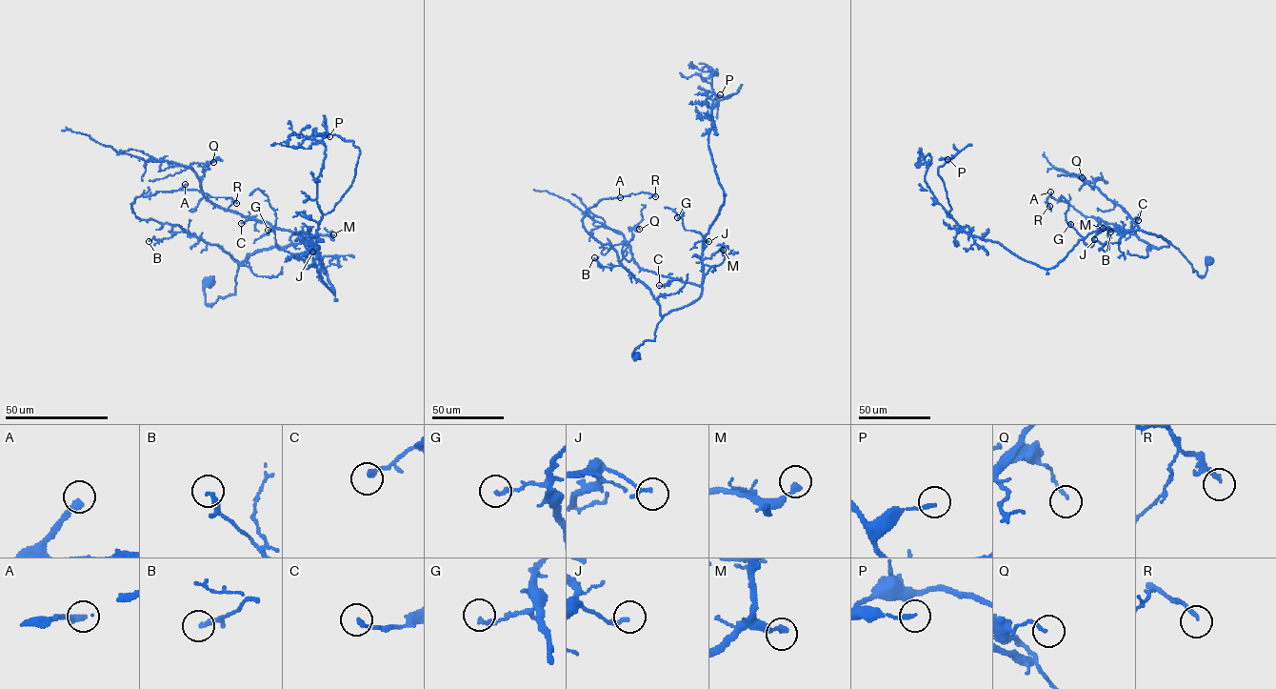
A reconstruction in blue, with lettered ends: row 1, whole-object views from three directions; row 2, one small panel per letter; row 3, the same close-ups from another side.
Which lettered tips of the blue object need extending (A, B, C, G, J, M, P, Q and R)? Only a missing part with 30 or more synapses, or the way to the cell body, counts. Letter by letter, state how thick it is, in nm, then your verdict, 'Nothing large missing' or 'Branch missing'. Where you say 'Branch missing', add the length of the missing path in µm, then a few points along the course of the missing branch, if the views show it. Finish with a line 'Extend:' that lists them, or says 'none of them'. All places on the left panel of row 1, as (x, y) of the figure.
A: Thickness 320 nm. Nothing large missing
B: Thickness 240 nm. Nothing large missing
C: Thickness 220 nm. Nothing large missing
G: Thickness 190 nm. Nothing large missing
J: Thickness 180 nm. Nothing large missing
M: Thickness 280 nm. Nothing large missing
P: Thickness 160 nm. Nothing large missing
Q: Thickness 130 nm. Nothing large missing
R: Thickness 180 nm. Nothing large missing
Extend: none of them

